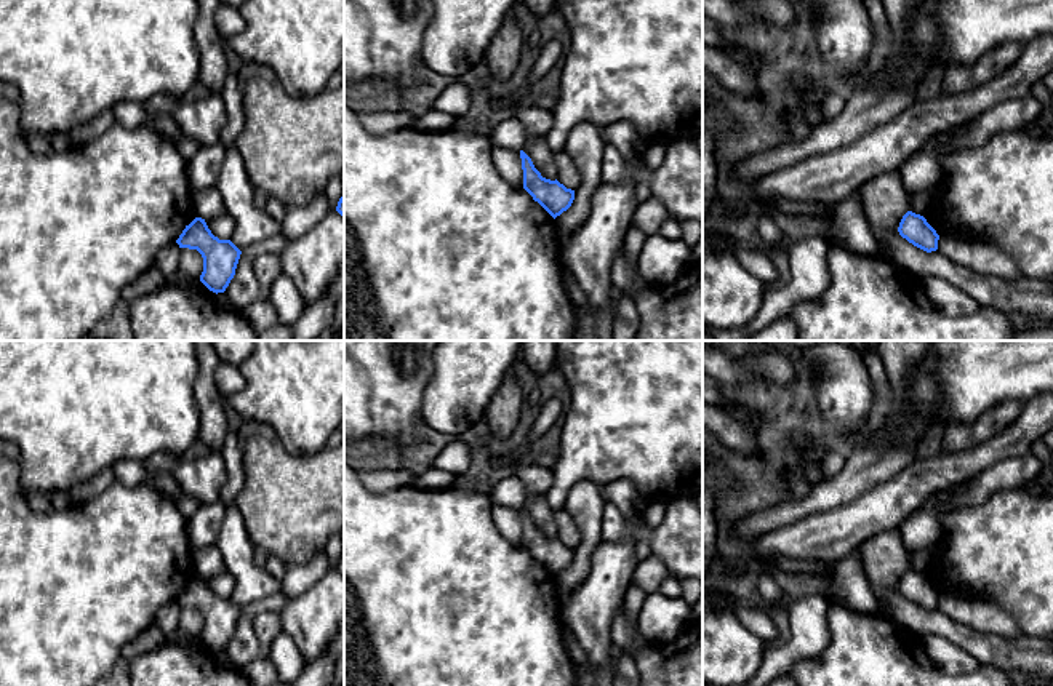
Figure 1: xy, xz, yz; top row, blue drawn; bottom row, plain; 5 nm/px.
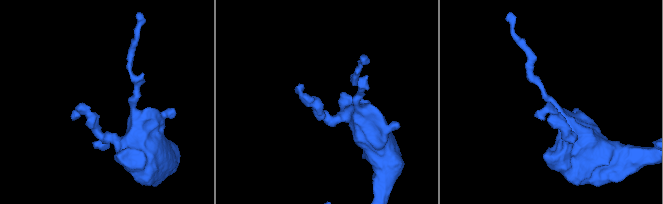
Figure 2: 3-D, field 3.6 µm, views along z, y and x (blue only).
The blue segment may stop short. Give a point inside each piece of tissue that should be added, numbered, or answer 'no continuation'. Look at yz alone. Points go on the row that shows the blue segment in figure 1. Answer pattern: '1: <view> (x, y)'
no continuation

